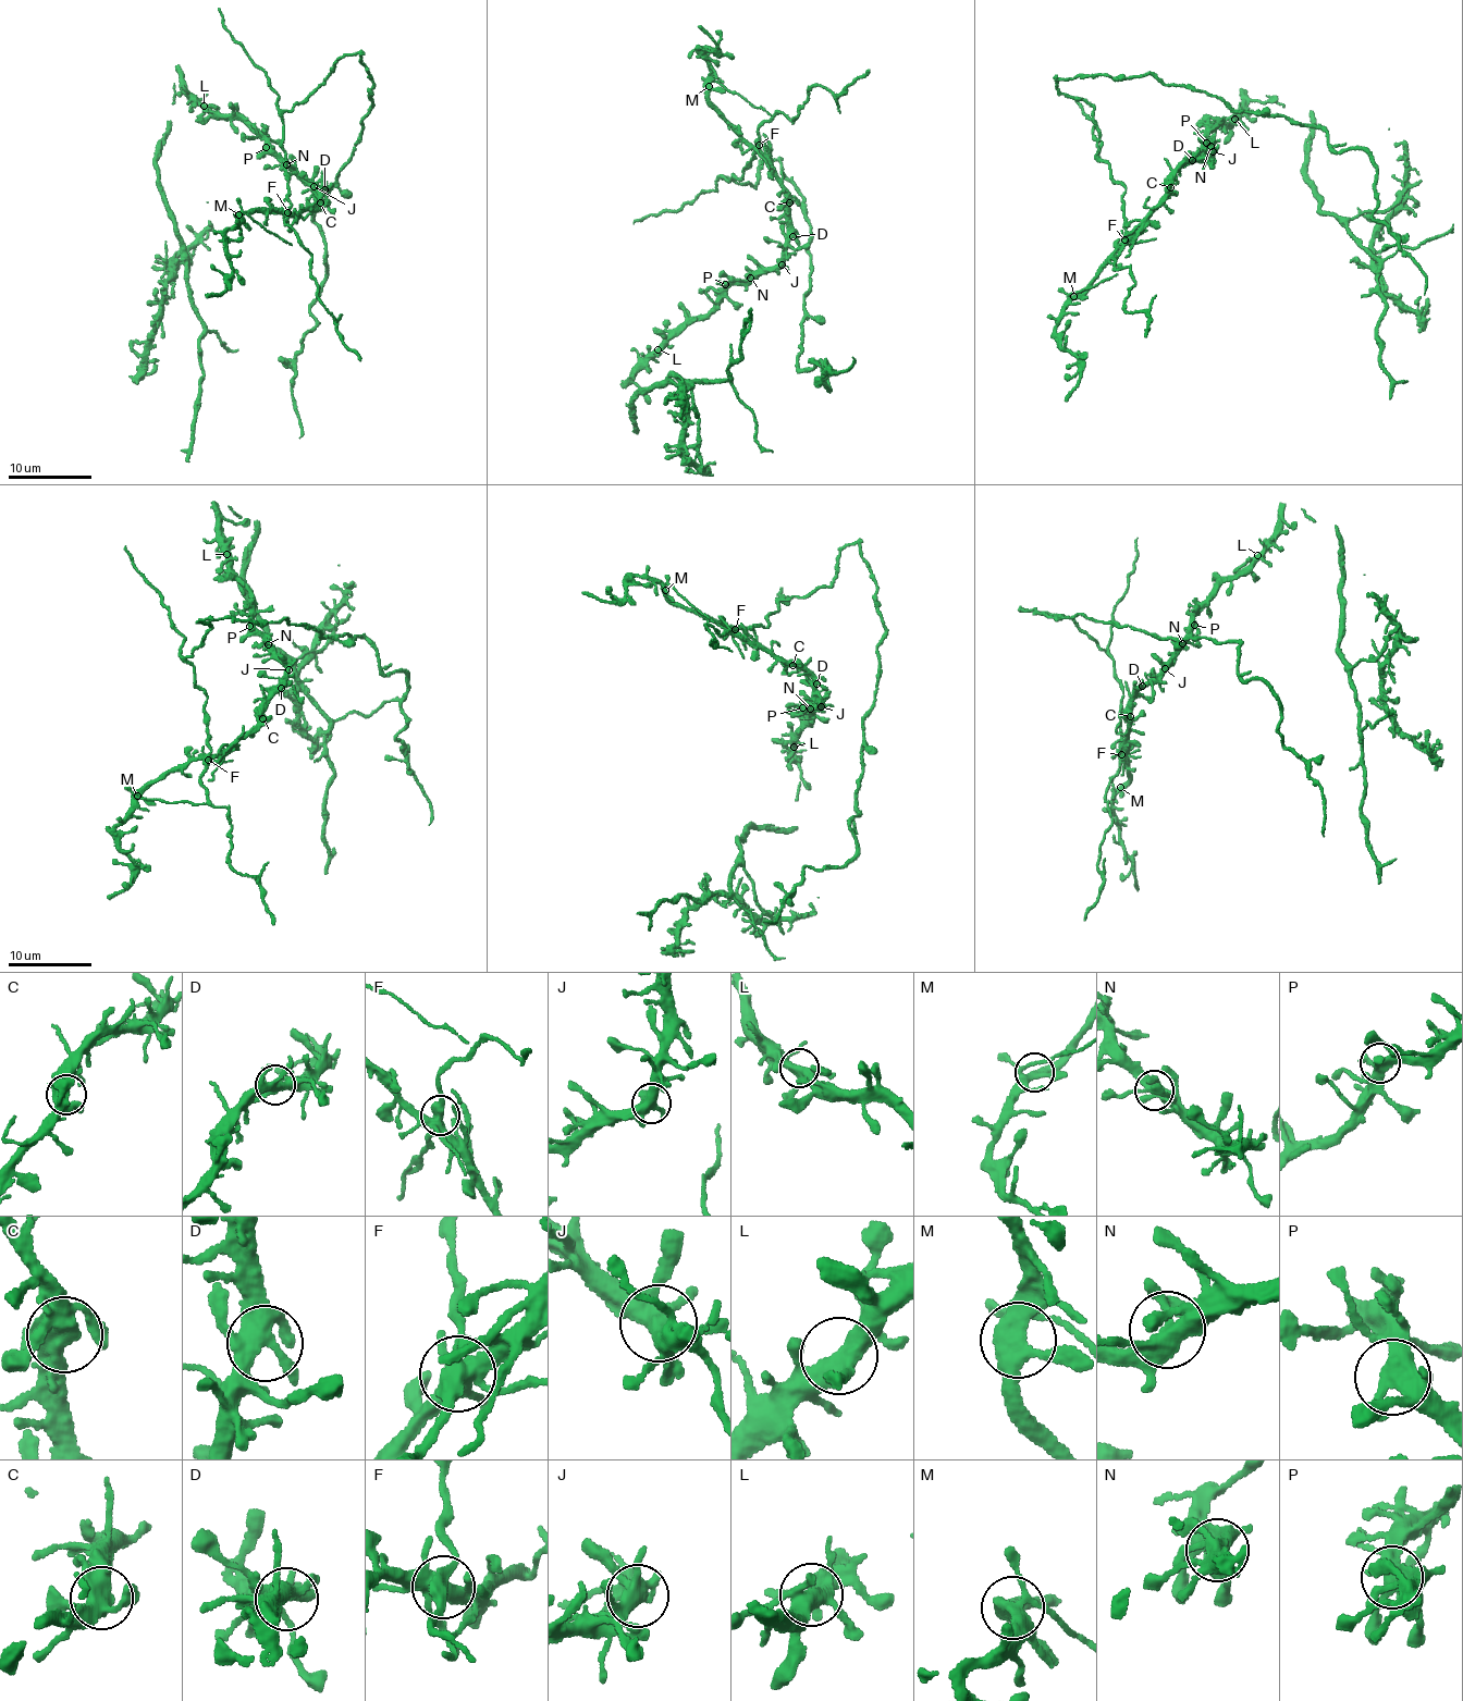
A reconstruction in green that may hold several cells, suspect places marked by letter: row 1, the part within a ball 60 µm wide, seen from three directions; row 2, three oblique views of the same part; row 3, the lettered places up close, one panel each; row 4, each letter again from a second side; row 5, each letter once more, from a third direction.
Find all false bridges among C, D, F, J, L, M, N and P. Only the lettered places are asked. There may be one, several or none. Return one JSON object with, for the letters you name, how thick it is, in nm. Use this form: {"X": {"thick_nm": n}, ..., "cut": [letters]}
{"F": {"thick_nm": 440}, "cut": ["F"]}

